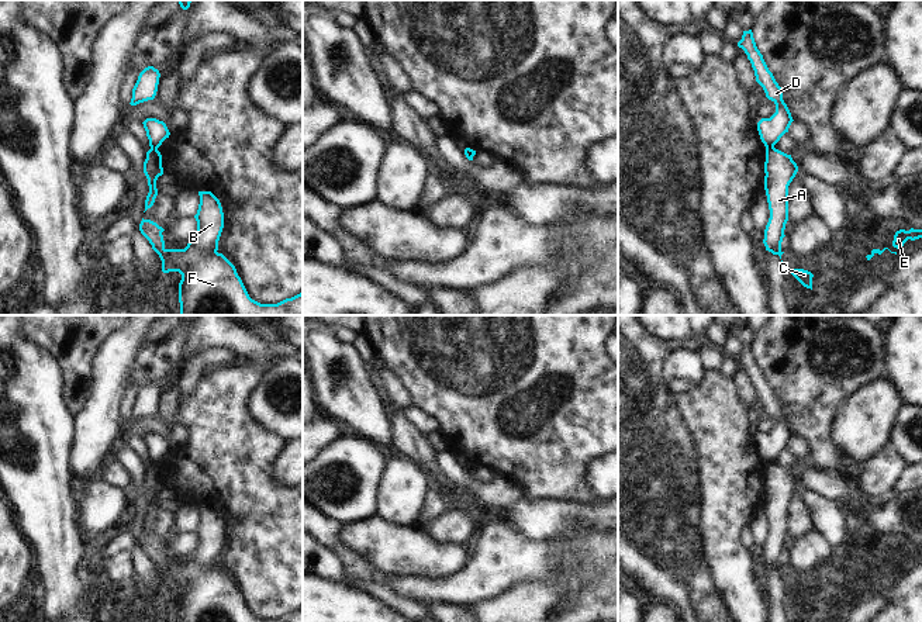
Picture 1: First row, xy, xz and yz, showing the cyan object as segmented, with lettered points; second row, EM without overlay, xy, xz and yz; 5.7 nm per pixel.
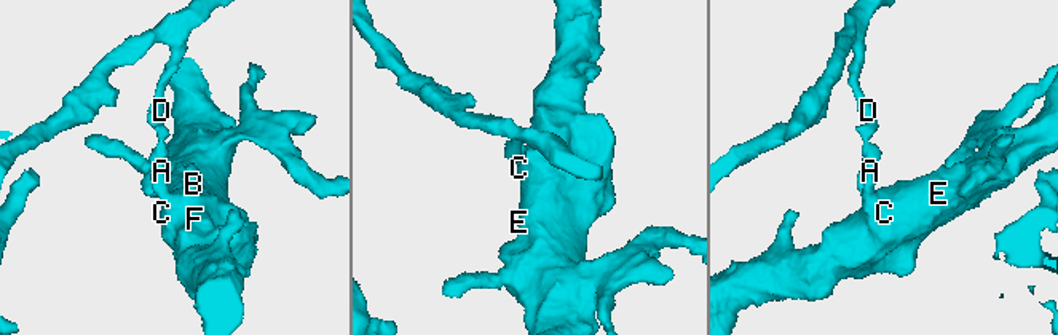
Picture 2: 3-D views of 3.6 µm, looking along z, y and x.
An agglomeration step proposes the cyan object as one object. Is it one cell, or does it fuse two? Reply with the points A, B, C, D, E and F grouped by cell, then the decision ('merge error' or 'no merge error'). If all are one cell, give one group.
groups A B C E F / D; merge error

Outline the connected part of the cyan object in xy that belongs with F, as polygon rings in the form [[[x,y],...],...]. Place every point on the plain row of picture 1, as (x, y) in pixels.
[[[198,507],[196,552],[184,564],[166,564],[156,538],[144,535],[141,549],[162,576],[162,587],[179,587],[180,622],[303,622],[303,608],[277,619],[260,619],[252,615],[236,588],[235,581],[218,569],[218,556],[224,543],[220,515],[211,507]]]

